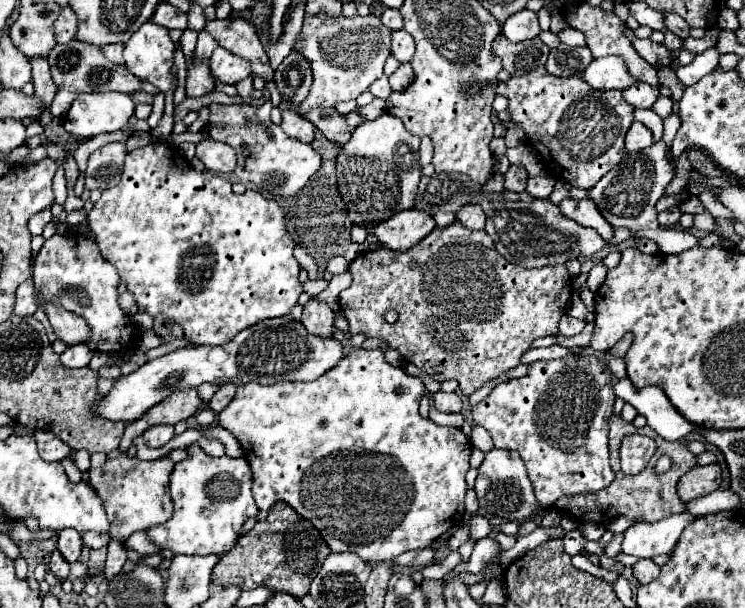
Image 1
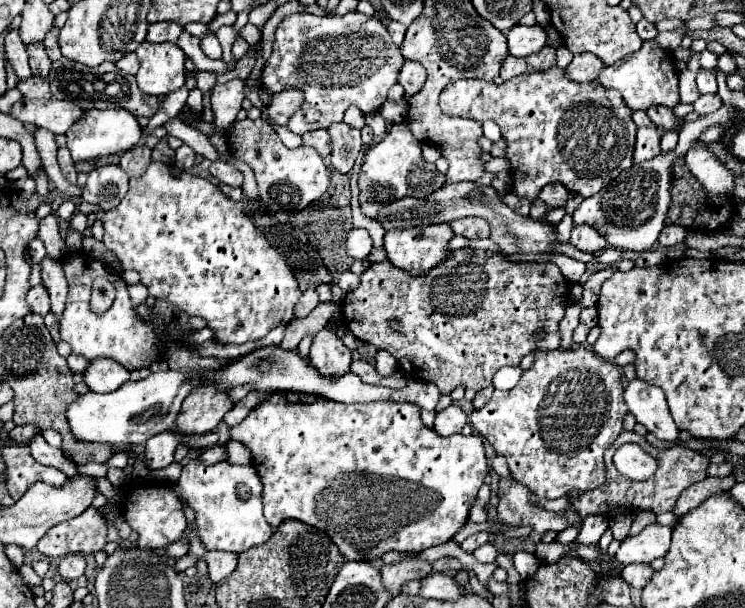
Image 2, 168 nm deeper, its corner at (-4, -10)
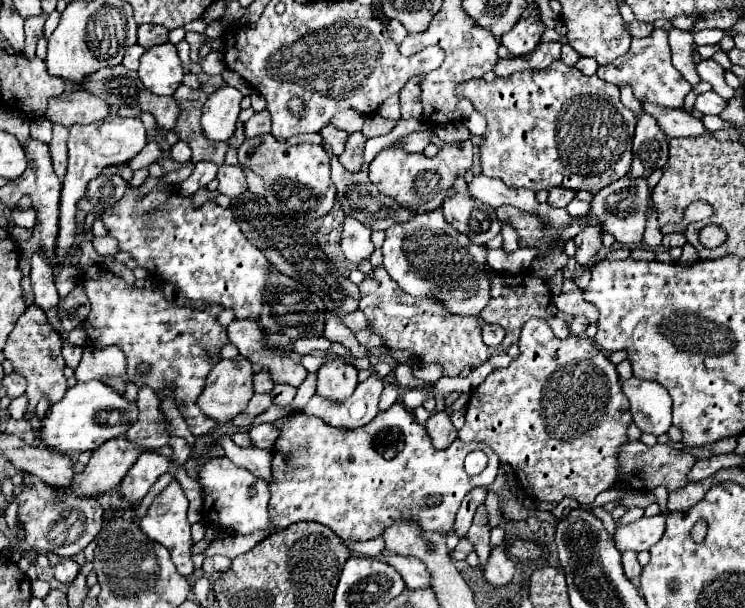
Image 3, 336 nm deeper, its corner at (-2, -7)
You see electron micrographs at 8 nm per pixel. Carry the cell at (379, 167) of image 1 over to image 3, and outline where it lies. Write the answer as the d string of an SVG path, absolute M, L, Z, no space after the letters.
M448 143L436 157L428 159L422 153L408 153L400 145L390 145L382 149L368 167L370 181L378 187L382 195L388 195L406 207L416 207L418 213L434 211L442 205L446 193L452 189L458 177L464 177L472 167L472 143Z

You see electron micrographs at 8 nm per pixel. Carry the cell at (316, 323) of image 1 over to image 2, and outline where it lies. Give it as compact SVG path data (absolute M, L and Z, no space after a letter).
M320 330L310 348L310 362L326 378L338 378L350 372L352 354L330 330Z

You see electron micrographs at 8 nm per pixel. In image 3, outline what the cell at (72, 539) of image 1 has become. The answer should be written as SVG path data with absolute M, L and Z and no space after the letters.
M62 559L56 567L54 567L54 577L62 583L70 583L76 579L76 575L80 573L80 565L74 559Z

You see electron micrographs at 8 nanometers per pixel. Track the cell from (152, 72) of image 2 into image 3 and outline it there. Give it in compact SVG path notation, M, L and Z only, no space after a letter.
M162 43L140 57L138 77L144 87L156 95L172 95L182 83L182 65L176 45Z

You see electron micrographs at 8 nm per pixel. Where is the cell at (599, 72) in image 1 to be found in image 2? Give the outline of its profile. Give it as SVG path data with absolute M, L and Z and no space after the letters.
M648 40L642 44L638 52L632 56L618 61L612 66L606 66L600 76L600 84L606 88L614 88L622 94L624 102L630 106L630 110L648 110L650 106L666 106L674 108L680 104L680 92L678 92L678 70L674 64L672 52L658 46L654 40Z

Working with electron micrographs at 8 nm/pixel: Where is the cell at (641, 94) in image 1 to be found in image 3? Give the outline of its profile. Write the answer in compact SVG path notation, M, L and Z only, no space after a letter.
M642 105L644 113L652 115L658 123L658 127L666 133L666 137L700 137L706 135L708 129L704 123L684 109L666 109L666 107L654 107L654 105Z

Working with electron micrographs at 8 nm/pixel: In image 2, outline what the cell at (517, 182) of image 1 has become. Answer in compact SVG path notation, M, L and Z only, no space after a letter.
M508 192L502 202L504 202L506 206L510 206L514 212L518 212L518 214L522 214L522 216L530 216L530 202L528 202L526 198L520 198L520 196Z

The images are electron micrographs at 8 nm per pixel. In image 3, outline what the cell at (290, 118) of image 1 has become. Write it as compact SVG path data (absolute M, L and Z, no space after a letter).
M328 125L328 127L324 127L324 129L320 131L320 135L322 135L322 139L332 147L334 155L340 155L340 151L344 151L344 137L348 137L346 131L340 131L340 129Z

